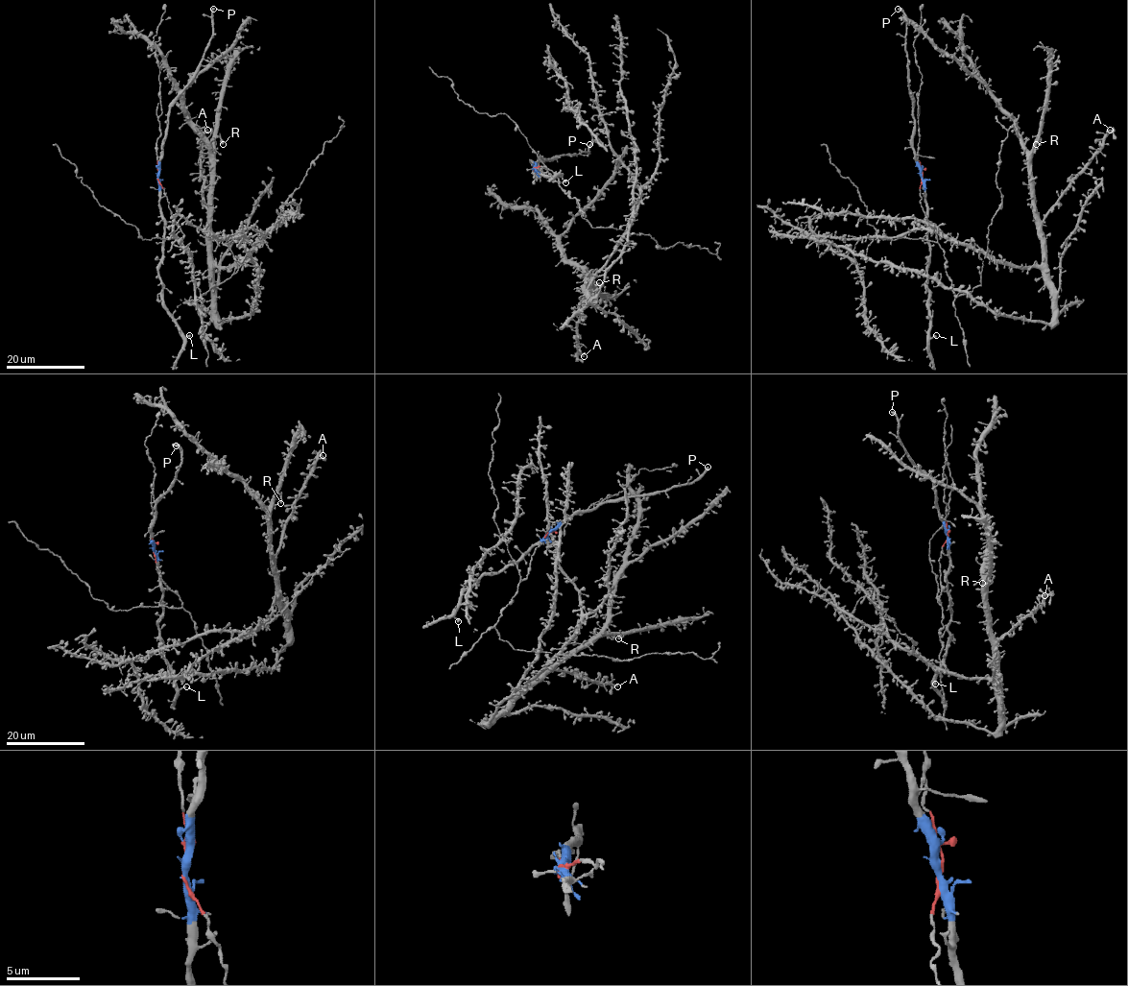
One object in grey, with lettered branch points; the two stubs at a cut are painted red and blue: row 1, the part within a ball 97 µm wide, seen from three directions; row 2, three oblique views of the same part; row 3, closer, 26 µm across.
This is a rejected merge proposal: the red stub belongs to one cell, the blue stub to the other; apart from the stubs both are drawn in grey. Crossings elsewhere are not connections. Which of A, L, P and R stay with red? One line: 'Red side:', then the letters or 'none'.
Red side: A, R

